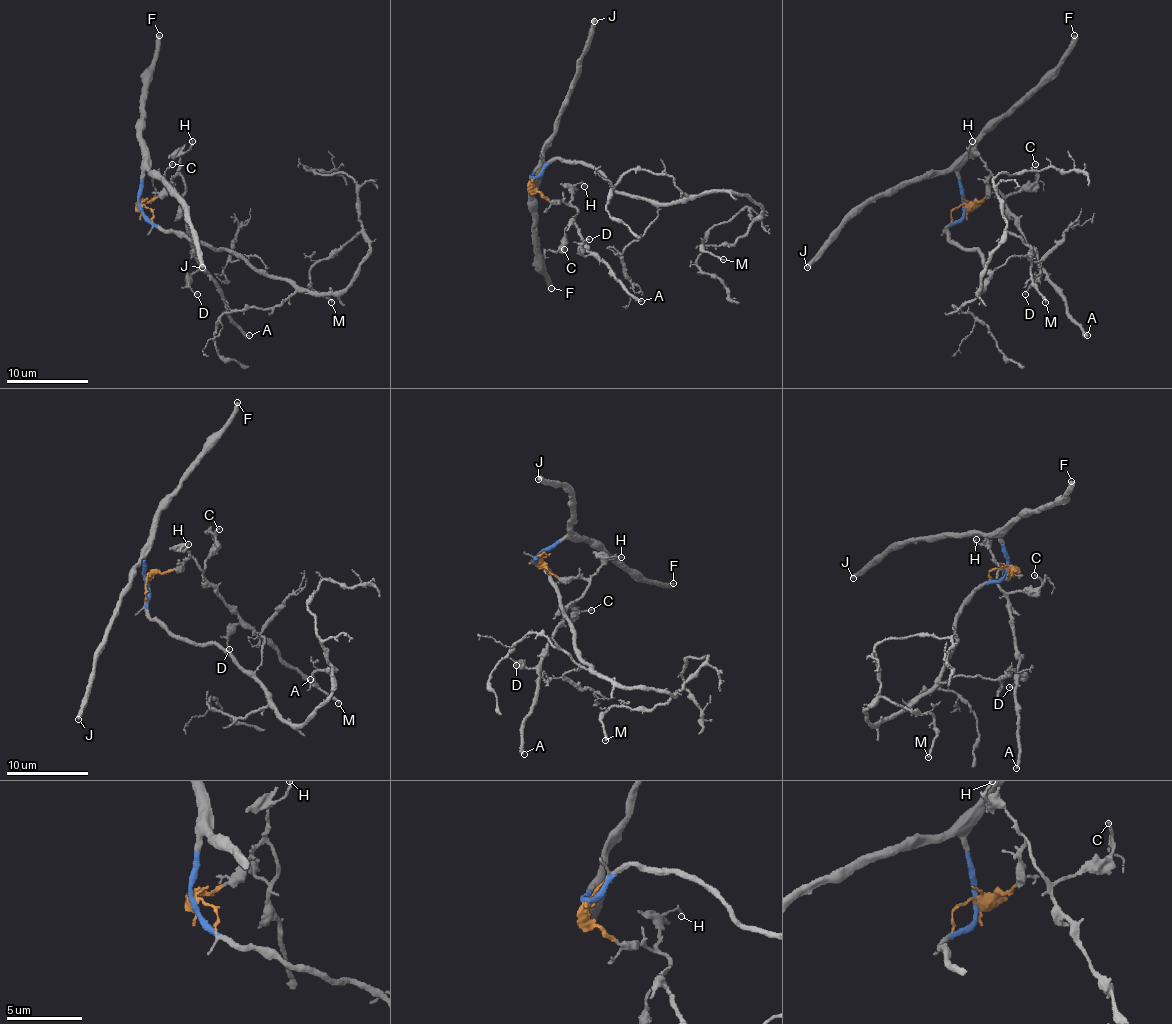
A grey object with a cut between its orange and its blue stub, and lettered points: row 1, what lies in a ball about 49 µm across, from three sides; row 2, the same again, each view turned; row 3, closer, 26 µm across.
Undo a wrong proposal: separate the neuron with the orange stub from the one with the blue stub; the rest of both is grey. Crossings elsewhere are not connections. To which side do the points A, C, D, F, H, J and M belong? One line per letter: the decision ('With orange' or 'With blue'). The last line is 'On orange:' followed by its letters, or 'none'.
A: With orange
C: With orange
D: With orange
F: With blue
H: With orange
J: With blue
M: With blue
On orange: A, C, D, H

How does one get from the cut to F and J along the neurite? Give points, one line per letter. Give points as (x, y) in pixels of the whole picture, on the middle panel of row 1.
F: (533, 179), (535, 172), (533, 242), (537, 265), (545, 273), (551, 287)
J: (533, 179), (543, 144), (553, 131), (556, 117), (594, 21)

